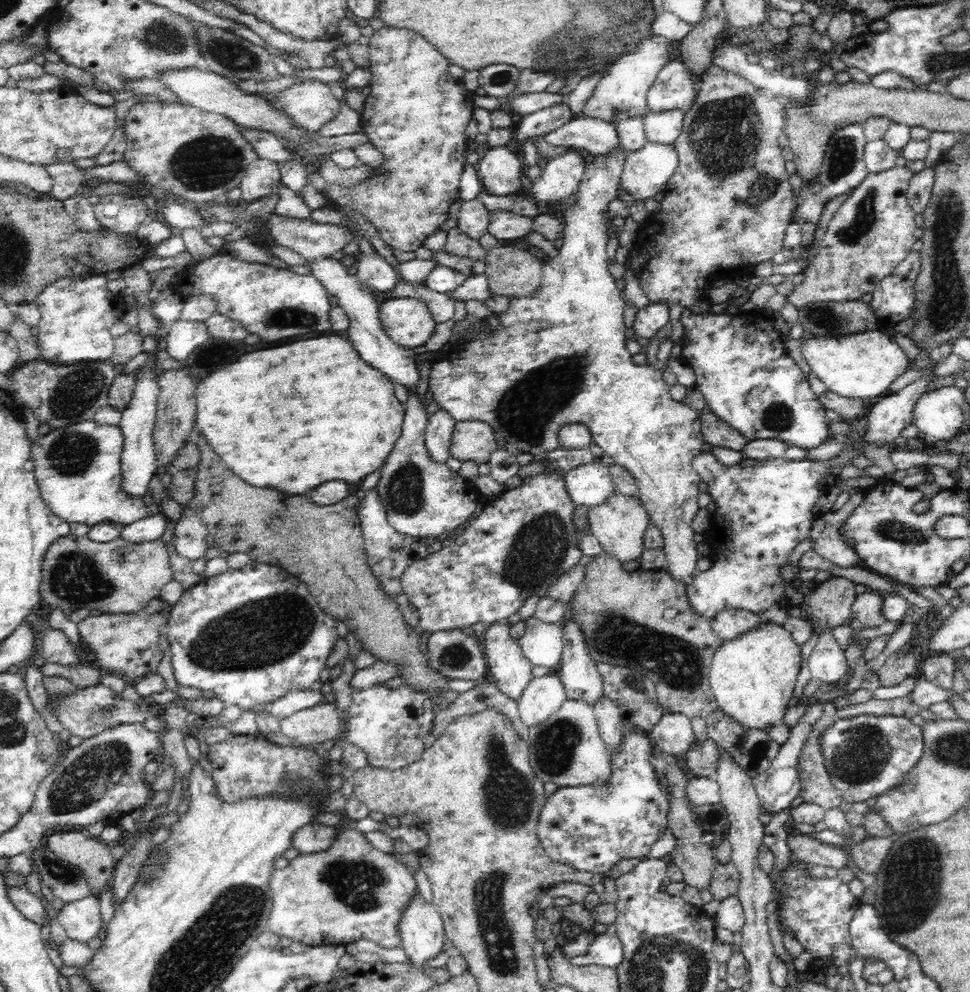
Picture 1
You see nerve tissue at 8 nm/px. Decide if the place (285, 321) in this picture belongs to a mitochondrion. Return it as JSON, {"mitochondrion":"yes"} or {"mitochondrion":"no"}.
{"mitochondrion":"yes"}

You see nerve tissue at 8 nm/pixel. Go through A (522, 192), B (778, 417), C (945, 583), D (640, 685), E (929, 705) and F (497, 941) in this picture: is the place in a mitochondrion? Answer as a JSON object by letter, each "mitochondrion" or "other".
{"A":"other","B":"mitochondrion","C":"other","D":"mitochondrion","E":"other","F":"mitochondrion"}

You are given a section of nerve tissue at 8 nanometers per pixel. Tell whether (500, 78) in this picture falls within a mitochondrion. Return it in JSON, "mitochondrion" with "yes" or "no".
{"mitochondrion":"yes"}

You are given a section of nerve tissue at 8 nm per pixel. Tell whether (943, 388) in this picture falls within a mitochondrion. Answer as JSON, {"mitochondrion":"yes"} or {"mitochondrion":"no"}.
{"mitochondrion":"no"}

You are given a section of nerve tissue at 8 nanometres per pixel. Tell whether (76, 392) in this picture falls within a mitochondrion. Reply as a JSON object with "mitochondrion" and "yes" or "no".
{"mitochondrion":"yes"}

